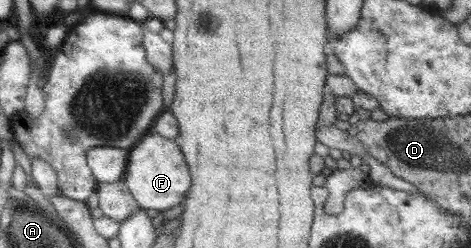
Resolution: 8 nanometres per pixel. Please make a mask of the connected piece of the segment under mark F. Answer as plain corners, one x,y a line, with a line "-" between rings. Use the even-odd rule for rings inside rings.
151,131
129,149
122,180
139,208
157,211
168,210
182,202
191,185
189,166
177,143

